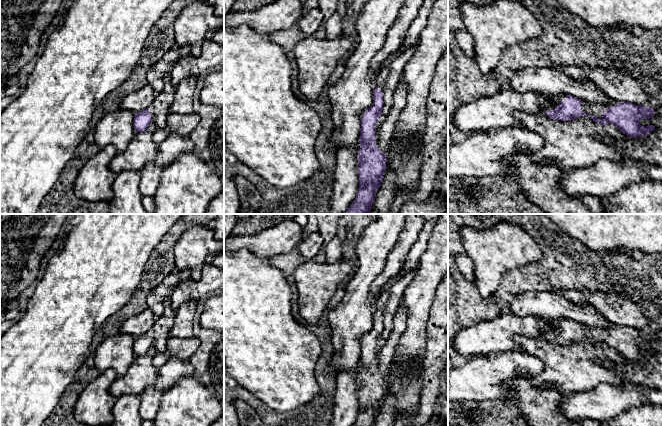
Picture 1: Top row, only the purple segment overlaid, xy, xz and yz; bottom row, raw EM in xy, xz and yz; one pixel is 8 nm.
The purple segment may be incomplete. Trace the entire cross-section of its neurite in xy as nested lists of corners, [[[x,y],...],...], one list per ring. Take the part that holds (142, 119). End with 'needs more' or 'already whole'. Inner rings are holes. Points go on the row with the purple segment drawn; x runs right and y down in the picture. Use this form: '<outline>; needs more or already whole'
[[[167,72],[164,75],[164,88],[156,94],[153,103],[135,114],[133,126],[136,133],[145,131],[152,122],[157,128],[166,126],[175,93],[175,86],[172,85],[170,79],[170,72]]]; needs more

